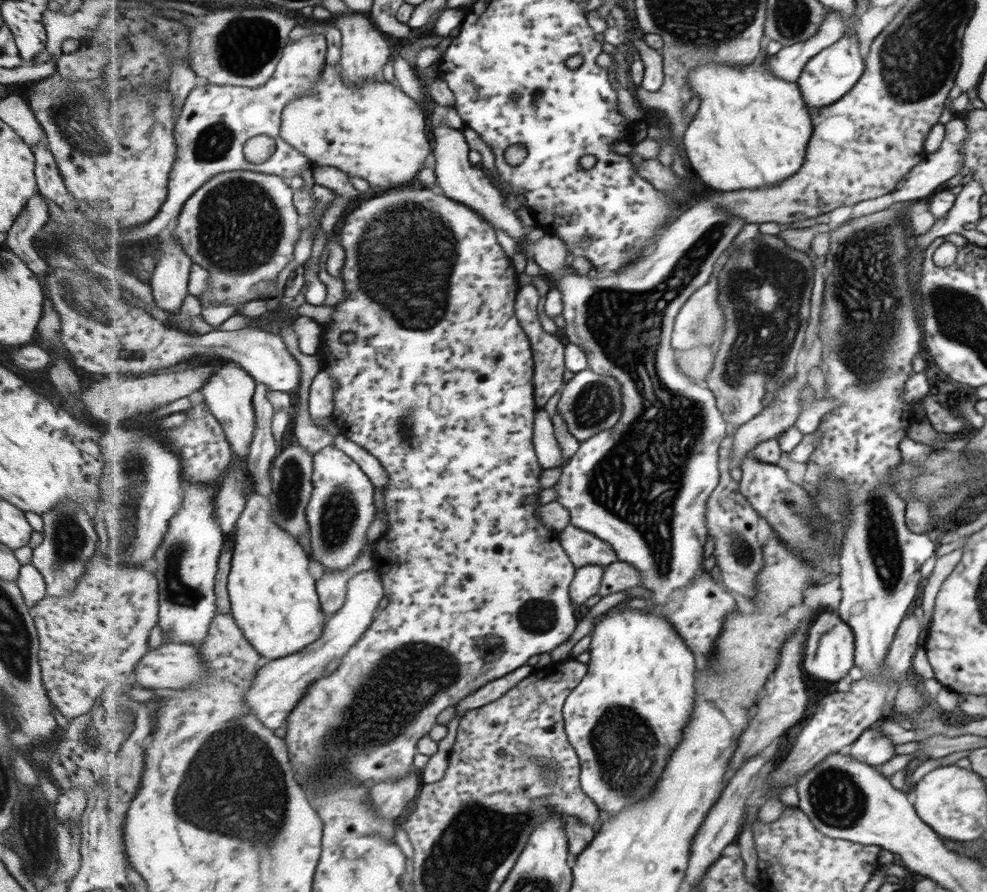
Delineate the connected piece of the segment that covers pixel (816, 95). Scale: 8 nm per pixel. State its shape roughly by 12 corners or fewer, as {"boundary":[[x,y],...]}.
{"boundary":[[841,35],[795,83],[810,109],[832,105],[864,72],[858,38]]}

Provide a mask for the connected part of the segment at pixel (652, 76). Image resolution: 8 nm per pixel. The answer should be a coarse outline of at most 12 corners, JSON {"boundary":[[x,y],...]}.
{"boundary":[[638,37],[630,43],[644,63],[639,85],[651,92],[665,80],[663,52]]}

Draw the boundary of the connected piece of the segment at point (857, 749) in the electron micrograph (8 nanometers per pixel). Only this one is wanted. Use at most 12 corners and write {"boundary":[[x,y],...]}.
{"boundary":[[876,727],[865,729],[849,753],[877,767],[893,755],[889,738]]}

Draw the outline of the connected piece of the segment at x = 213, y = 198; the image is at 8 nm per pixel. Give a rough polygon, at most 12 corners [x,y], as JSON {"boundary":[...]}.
{"boundary":[[234,170],[173,232],[203,307],[267,299],[306,226],[281,176]]}

